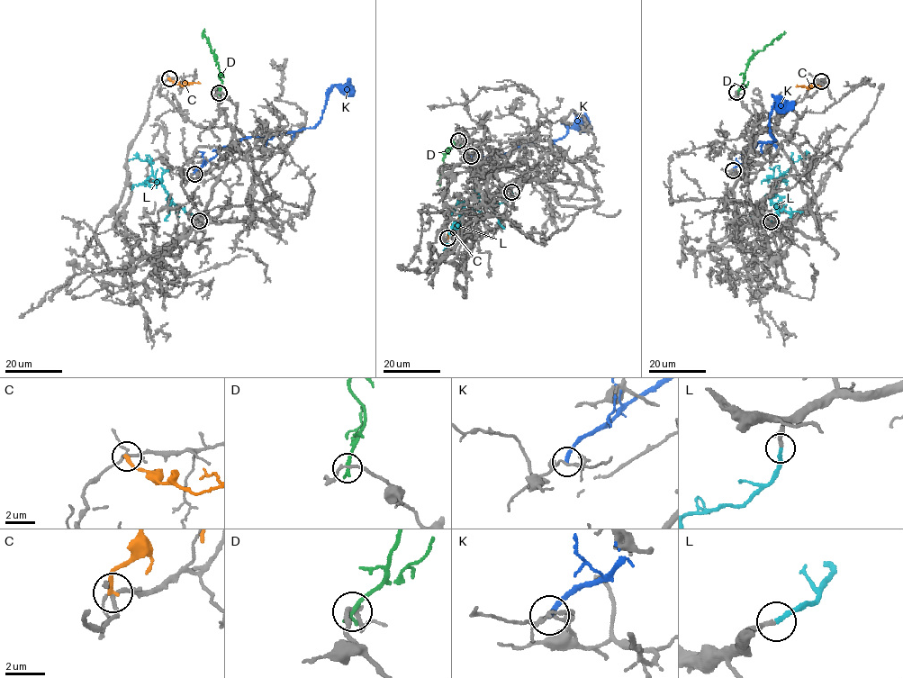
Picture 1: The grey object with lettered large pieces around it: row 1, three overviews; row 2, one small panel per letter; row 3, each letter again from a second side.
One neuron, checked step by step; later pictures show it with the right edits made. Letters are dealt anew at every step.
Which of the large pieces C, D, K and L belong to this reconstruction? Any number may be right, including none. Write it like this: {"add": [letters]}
{"add": ["L"]}

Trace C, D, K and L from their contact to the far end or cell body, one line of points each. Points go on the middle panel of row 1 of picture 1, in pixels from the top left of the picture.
C: (447, 238), (464, 203)
D: (458, 140), (459, 144), (446, 150), (439, 185)
K: (471, 156), (479, 158), (537, 141), (559, 140), (565, 136), (568, 128), (563, 122), (592, 129)
L: (511, 192), (510, 197), (503, 203), (481, 203), (463, 214), (456, 239), (443, 250)

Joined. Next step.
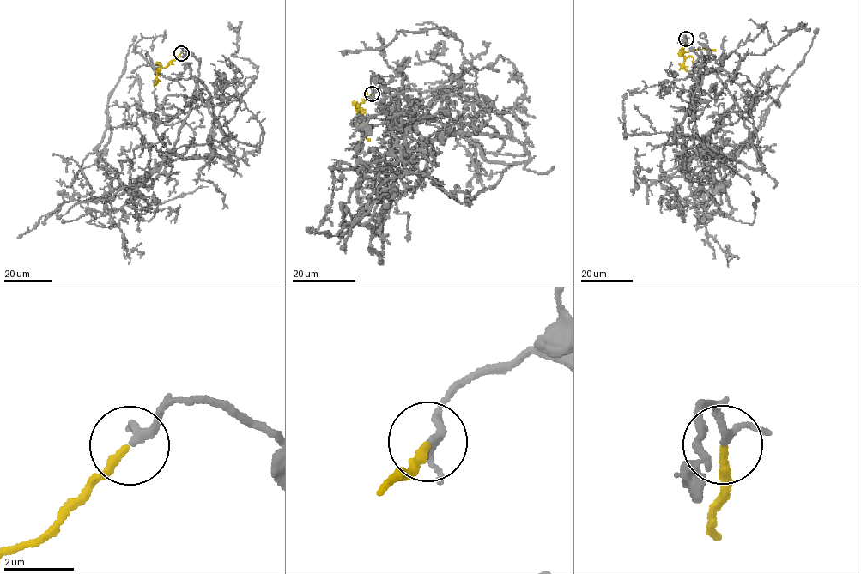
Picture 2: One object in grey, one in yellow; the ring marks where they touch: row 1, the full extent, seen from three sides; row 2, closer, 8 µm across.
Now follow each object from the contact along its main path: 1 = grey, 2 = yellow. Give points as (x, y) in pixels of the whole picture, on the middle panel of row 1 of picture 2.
1: (372, 93), (381, 86), (418, 101), (403, 166), (388, 173), (367, 223), (369, 248), (382, 263)
2: (372, 93), (364, 99), (359, 112), (360, 130), (370, 140)

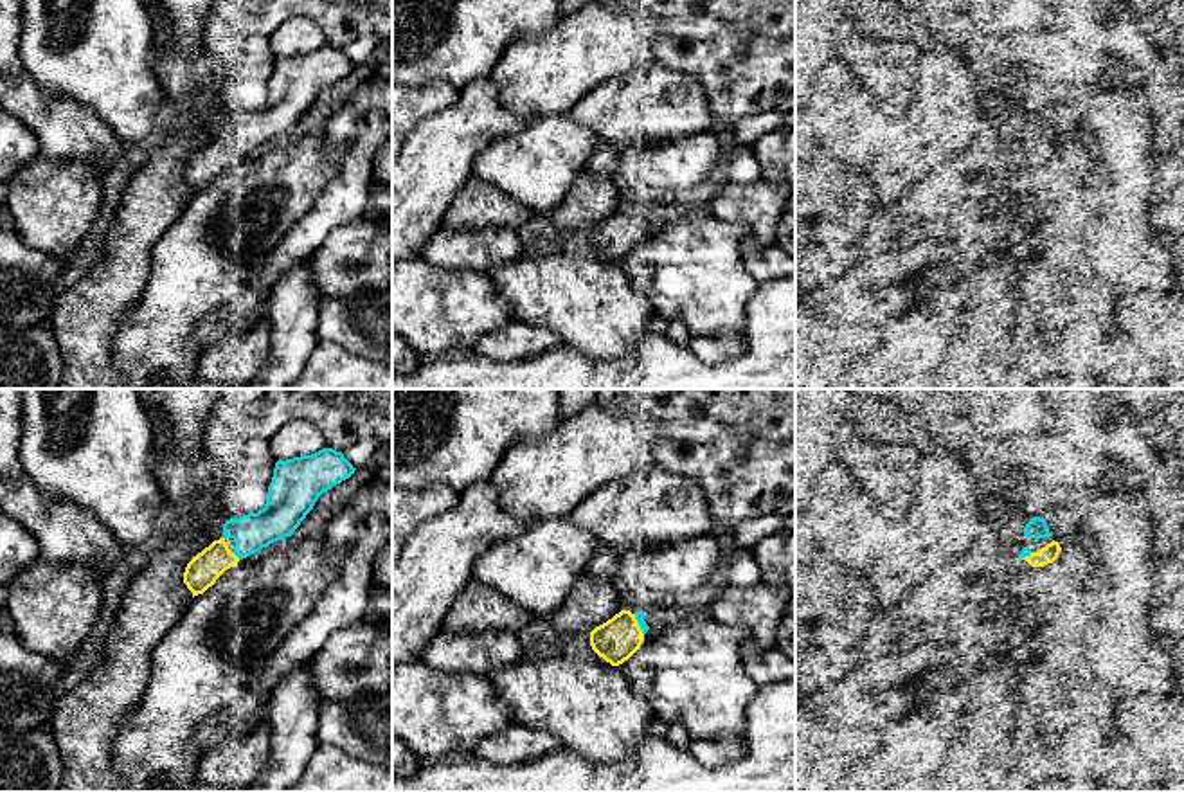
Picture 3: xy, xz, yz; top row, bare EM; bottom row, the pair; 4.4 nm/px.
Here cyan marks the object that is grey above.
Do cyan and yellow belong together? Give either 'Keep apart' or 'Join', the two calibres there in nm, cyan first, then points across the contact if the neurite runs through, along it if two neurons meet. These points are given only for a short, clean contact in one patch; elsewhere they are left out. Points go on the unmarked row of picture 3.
Join. Thickness 170 nm (cyan) against 150 nm

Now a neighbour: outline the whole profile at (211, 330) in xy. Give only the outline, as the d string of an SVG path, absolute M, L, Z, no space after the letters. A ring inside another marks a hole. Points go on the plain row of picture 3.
M211 315L198 326L194 338L198 344L211 347L218 344L221 338L225 338L227 335L229 329L223 315Z

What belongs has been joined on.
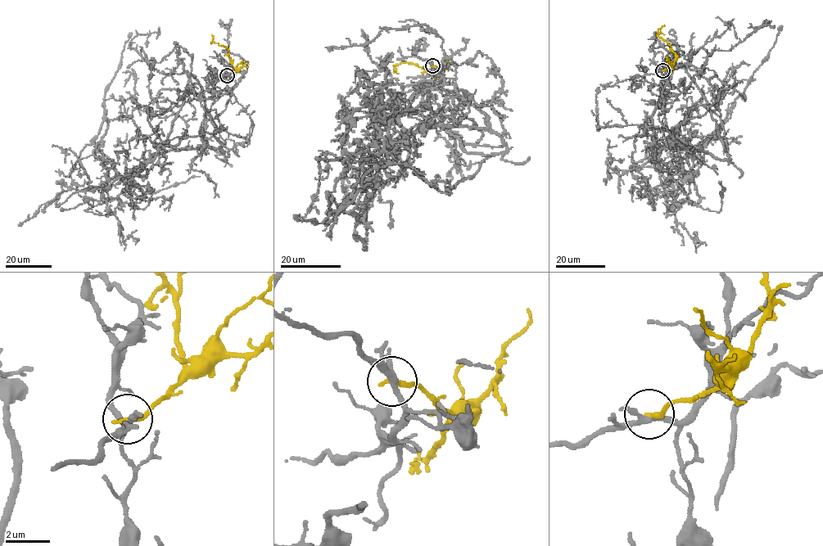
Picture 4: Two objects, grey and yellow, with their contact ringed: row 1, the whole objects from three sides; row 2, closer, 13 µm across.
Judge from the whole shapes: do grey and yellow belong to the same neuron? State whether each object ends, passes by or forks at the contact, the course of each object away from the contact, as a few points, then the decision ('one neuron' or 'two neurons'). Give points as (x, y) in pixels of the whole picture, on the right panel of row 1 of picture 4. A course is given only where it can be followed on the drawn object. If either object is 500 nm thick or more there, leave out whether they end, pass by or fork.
grey forks; yellow ends; course grey (662, 70), (658, 120), (689, 154), (707, 152), (658, 151), (678, 169), (710, 140), (782, 26); course yellow (662, 70), (671, 66), (676, 56), (669, 44), (657, 36), (659, 29), (664, 34); two neurons

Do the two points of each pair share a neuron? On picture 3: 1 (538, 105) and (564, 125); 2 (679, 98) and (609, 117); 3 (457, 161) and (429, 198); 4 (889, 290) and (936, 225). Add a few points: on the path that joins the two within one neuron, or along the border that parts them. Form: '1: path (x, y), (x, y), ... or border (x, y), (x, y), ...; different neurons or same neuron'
1: border (567, 112), (537, 119); different neurons
2: path (661, 105), (641, 105), (627, 110); same neuron
3: path (448, 170), (429, 189); same neuron
4: border (925, 236), (943, 240); different neurons

